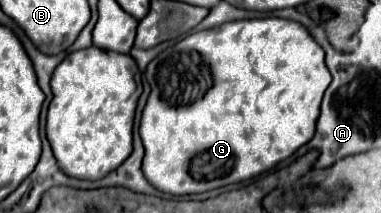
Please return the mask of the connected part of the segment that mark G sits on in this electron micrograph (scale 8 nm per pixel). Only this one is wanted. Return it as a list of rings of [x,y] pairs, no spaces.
[[[259,18],[259,20],[235,20],[225,22],[221,26],[215,26],[211,30],[189,34],[187,38],[179,40],[171,48],[163,50],[157,58],[153,58],[147,66],[147,80],[151,84],[151,94],[147,98],[147,104],[143,108],[139,134],[145,146],[145,158],[143,158],[143,172],[145,178],[161,192],[185,196],[185,194],[197,194],[207,192],[213,188],[221,188],[227,184],[237,184],[249,178],[255,178],[271,168],[275,168],[281,160],[289,158],[293,152],[297,152],[303,144],[307,144],[315,134],[315,122],[319,118],[319,104],[323,98],[323,92],[327,90],[331,82],[331,74],[325,66],[325,52],[315,42],[315,38],[309,34],[309,30],[293,20],[285,18]]]

